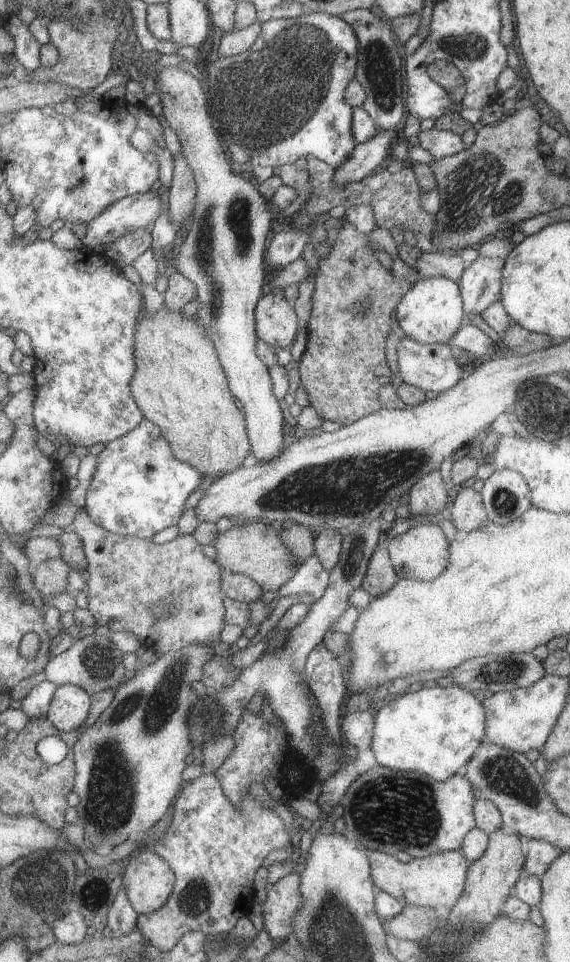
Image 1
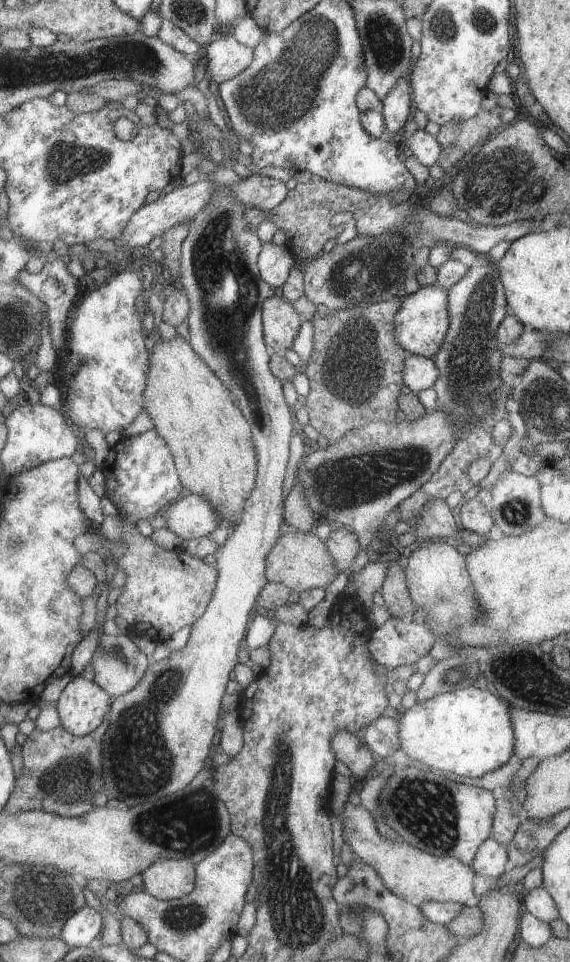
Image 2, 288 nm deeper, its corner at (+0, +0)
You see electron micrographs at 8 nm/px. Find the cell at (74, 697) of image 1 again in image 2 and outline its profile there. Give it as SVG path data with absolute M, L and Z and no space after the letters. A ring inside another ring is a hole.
M79 676L61 692L57 706L63 726L79 738L97 732L111 714L109 694L97 682Z

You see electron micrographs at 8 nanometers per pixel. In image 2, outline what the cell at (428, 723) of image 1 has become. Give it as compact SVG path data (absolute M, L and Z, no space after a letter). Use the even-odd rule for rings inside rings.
M475 686L451 694L439 694L425 704L417 702L411 710L399 710L401 750L409 762L419 762L433 772L483 778L511 762L517 748L511 704L489 690Z

